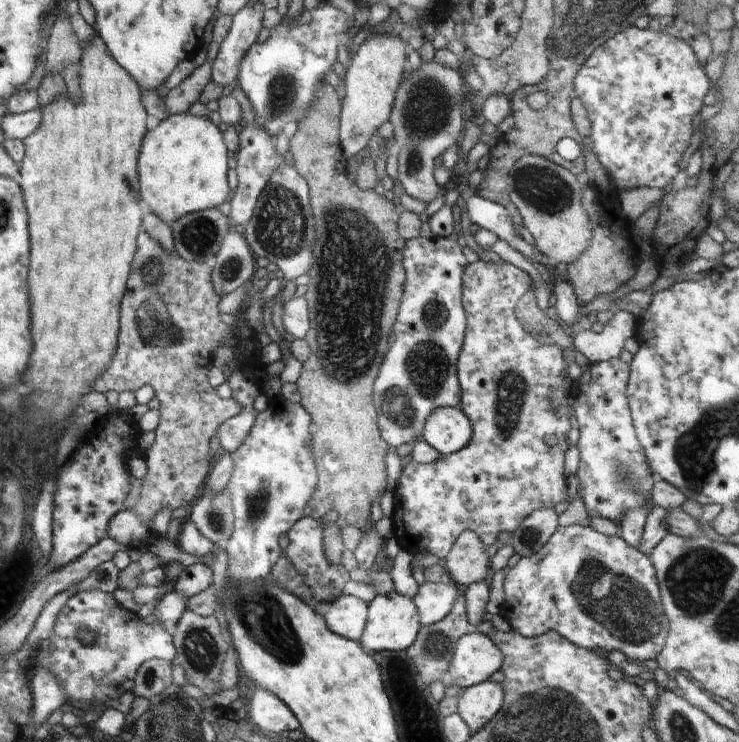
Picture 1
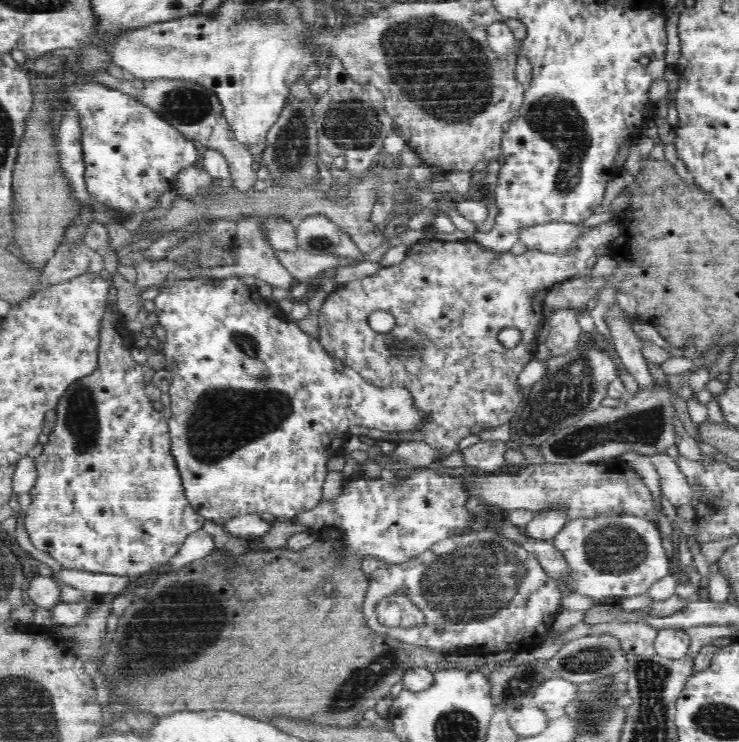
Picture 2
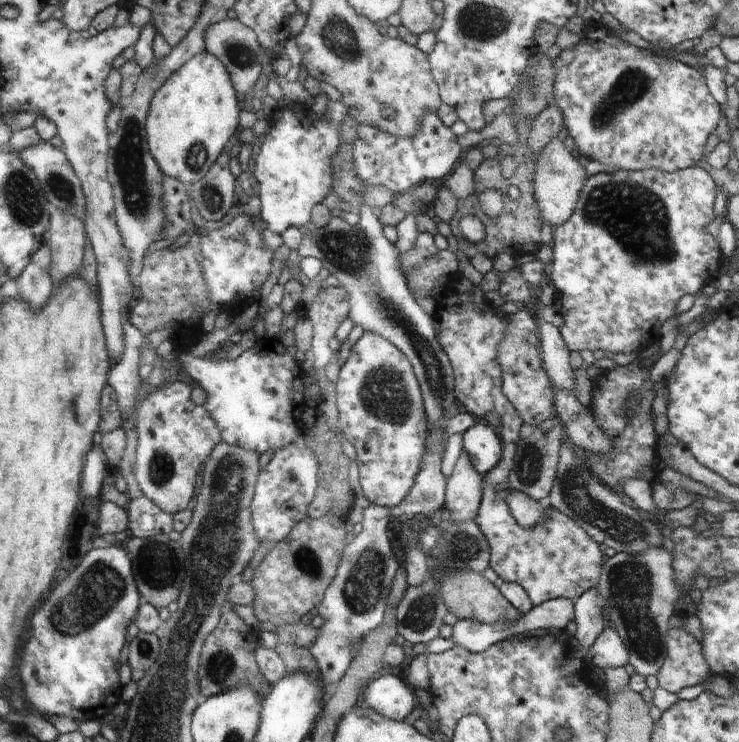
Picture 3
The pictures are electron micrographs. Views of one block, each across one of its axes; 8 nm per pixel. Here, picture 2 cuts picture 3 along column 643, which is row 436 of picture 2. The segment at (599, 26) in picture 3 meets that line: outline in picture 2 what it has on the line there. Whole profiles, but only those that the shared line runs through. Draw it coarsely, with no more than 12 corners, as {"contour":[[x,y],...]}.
{"contour":[[134,335],[57,405],[25,528],[61,568],[154,572],[205,518]]}

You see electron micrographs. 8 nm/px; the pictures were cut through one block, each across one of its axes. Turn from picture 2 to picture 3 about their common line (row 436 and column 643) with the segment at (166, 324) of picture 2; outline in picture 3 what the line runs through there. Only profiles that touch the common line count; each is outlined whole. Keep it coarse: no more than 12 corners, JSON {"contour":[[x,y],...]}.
{"contour":[[701,167],[597,173],[553,228],[560,334],[640,352],[718,278]]}

